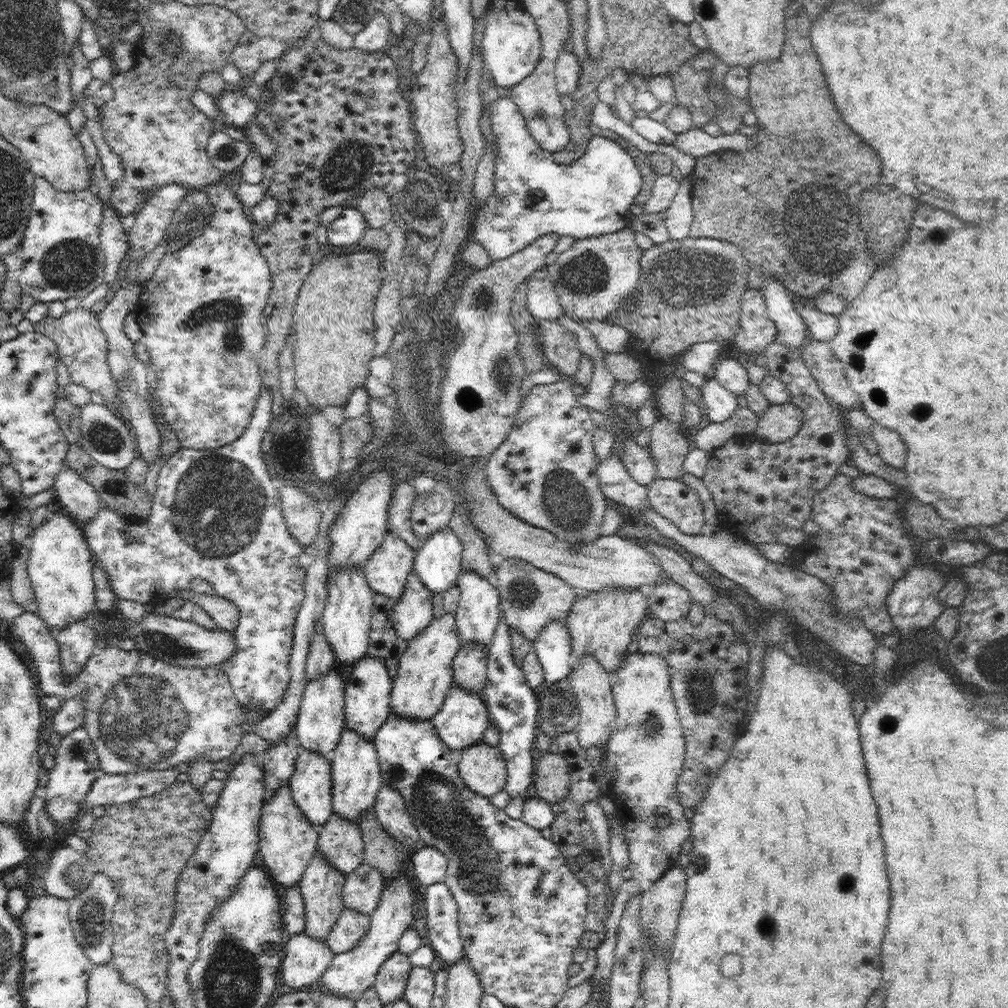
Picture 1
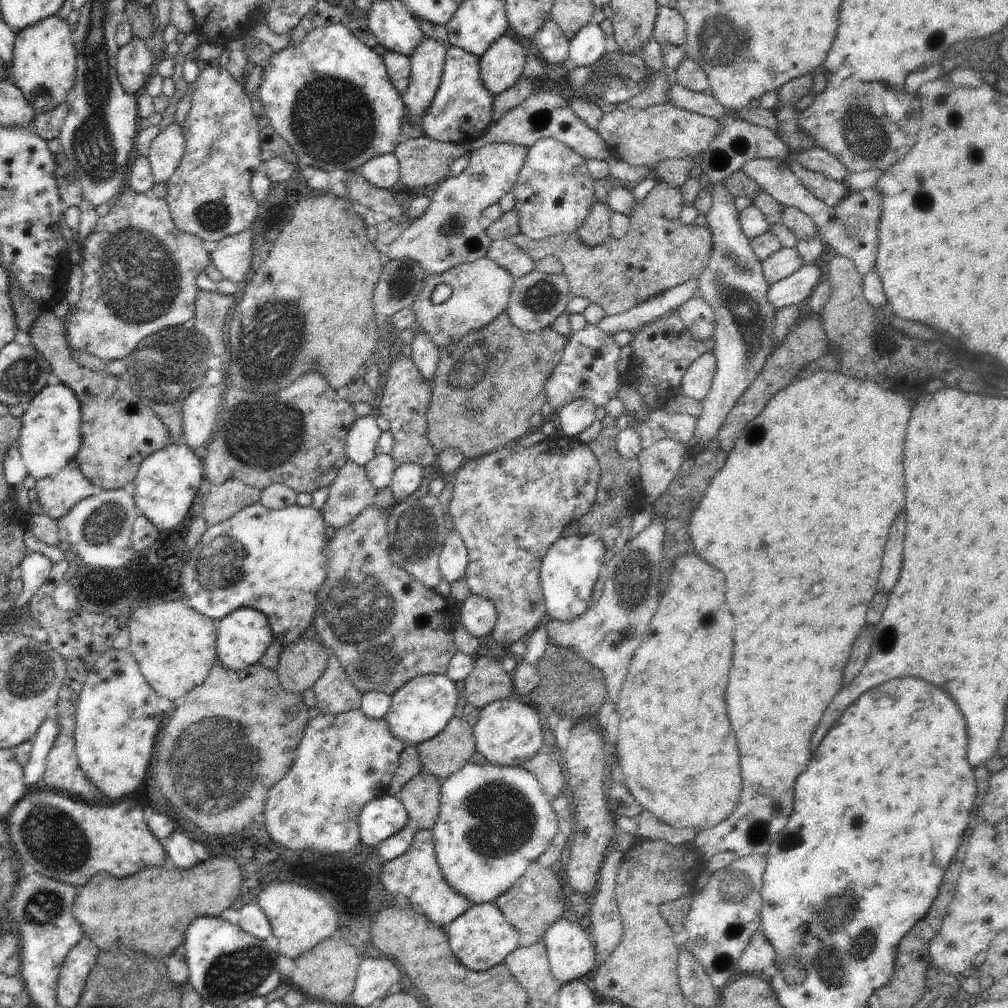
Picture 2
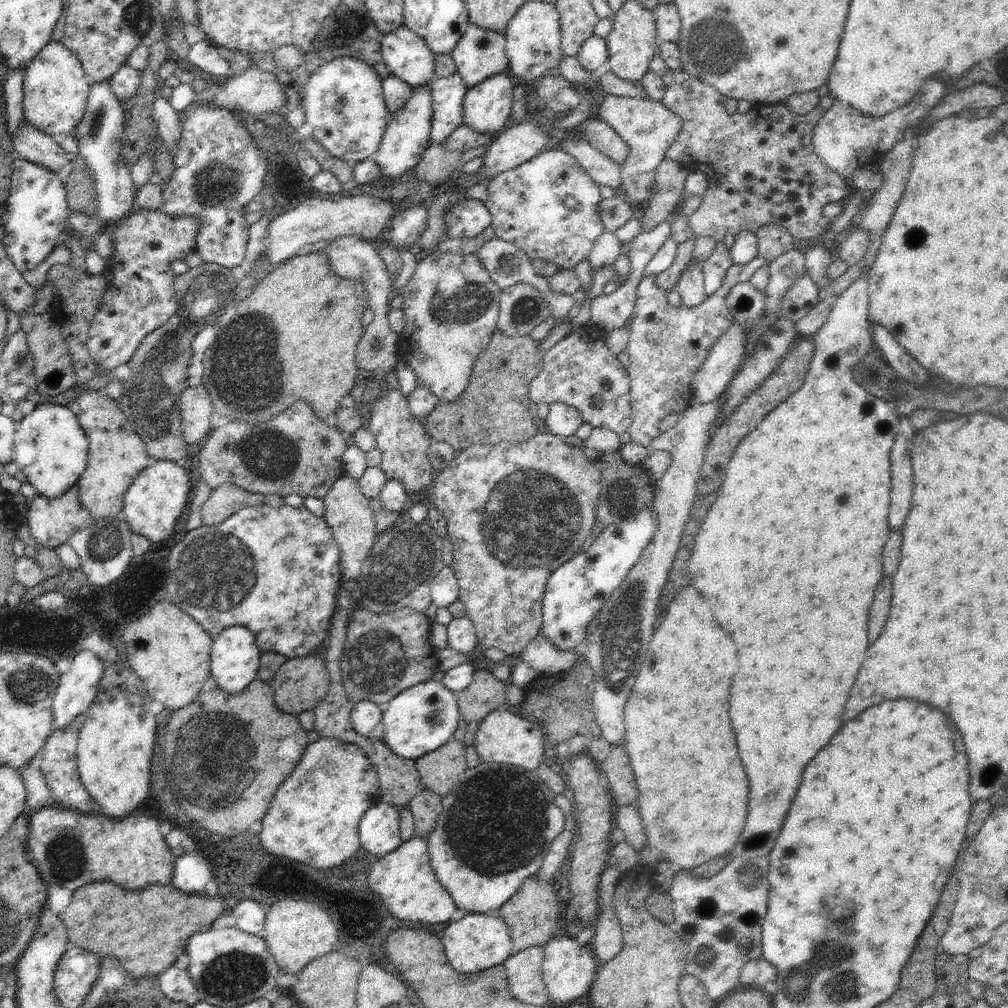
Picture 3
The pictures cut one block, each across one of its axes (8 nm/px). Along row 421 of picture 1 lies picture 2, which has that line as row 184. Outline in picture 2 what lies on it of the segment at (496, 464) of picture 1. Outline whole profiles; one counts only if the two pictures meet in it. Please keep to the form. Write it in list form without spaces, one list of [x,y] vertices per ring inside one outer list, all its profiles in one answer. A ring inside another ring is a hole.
[[[542,138],[529,148],[516,184],[511,191],[516,199],[514,210],[520,214],[519,233],[528,236],[530,240],[542,240],[549,236],[576,232],[586,220],[586,216],[590,214],[595,203],[594,180],[586,168],[586,161],[582,156],[570,150],[566,144],[553,138]]]

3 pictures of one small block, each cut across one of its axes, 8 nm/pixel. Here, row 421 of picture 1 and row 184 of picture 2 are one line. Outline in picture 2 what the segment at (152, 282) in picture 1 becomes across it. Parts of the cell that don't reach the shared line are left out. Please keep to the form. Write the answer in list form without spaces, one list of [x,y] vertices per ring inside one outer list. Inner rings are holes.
[[[204,65],[200,76],[196,79],[196,90],[191,94],[192,108],[188,112],[188,118],[186,122],[182,124],[182,130],[184,130],[184,137],[186,138],[186,150],[184,150],[184,156],[182,162],[176,168],[176,172],[167,180],[168,194],[166,195],[166,202],[170,206],[172,220],[176,224],[176,228],[182,230],[182,232],[188,232],[188,234],[194,234],[194,236],[200,236],[203,240],[208,242],[218,242],[225,236],[235,235],[251,226],[258,216],[259,202],[254,198],[250,188],[250,178],[256,173],[261,167],[260,160],[260,141],[258,137],[259,128],[256,123],[256,118],[252,114],[251,98],[245,92],[244,83],[239,83],[227,69],[222,67],[211,67]]]

